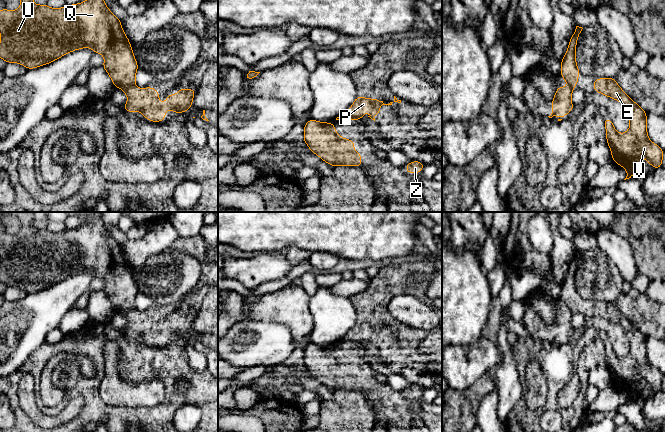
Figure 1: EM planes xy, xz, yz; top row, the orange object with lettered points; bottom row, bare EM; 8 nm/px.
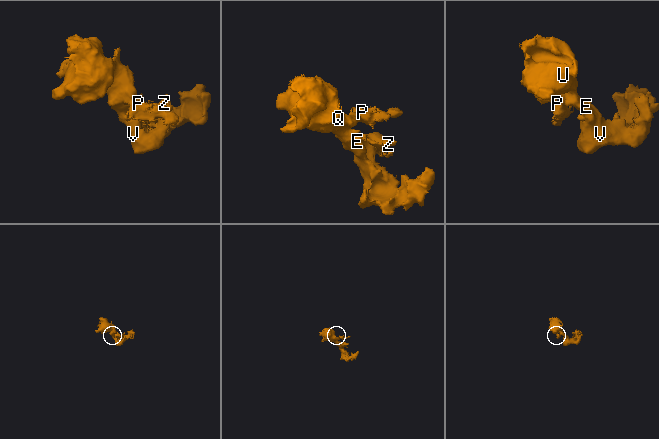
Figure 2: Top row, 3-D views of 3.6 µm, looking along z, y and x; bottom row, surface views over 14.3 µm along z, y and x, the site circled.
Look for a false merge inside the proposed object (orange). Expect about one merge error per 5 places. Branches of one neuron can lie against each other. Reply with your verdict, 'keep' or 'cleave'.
cleave

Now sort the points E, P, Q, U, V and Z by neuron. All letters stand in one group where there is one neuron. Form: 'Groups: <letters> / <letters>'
Groups: E Q U V Z / P

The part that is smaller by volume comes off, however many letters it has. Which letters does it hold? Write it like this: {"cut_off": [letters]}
{"cut_off": ["P"]}

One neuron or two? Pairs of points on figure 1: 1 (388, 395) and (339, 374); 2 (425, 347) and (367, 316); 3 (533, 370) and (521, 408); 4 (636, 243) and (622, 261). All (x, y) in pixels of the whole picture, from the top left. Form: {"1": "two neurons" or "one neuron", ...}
{"1": "one neuron", "2": "two neurons", "3": "two neurons", "4": "two neurons"}

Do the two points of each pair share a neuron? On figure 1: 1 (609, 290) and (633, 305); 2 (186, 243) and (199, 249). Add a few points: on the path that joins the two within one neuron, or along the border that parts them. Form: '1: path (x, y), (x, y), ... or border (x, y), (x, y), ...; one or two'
1: border (621, 291), (614, 301); two
2: path (189, 245), (196, 246); one

